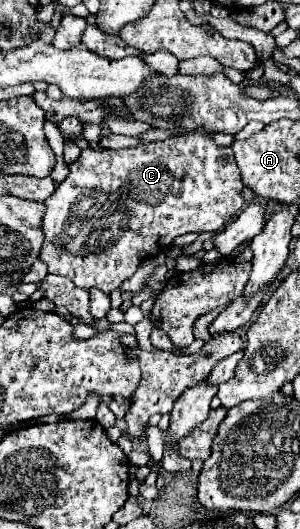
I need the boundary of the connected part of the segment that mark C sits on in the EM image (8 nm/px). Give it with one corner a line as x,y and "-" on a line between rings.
187,132
183,136
177,138
167,138
163,142
149,142
149,144
139,144
137,148
125,148
125,150
93,150
87,148
81,152
79,160
69,164
69,176
57,186
57,190
45,200
45,216
43,216
43,234
45,234
45,242
39,254
39,260
47,264
49,274
59,274
69,278
75,286
83,288
83,290
91,290
97,288
105,294
111,294
113,290
117,290
121,286
121,282
129,276
135,274
137,266
155,256
163,246
171,246
171,242
177,236
189,234
189,232
219,232
223,230
231,220
235,220
235,216
241,212
243,208
243,198
241,198
241,190
243,190
243,182
239,176
239,168
235,168
235,158
231,156
231,148
225,146
217,146
211,136
201,134
201,132

